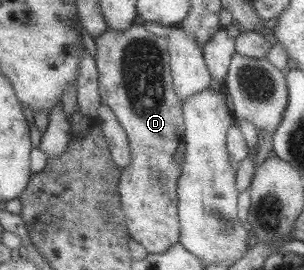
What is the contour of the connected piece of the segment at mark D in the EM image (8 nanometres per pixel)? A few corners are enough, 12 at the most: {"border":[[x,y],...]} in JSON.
{"border":[[167,38],[93,42],[100,102],[129,142],[118,194],[147,254],[179,242],[184,130]]}

